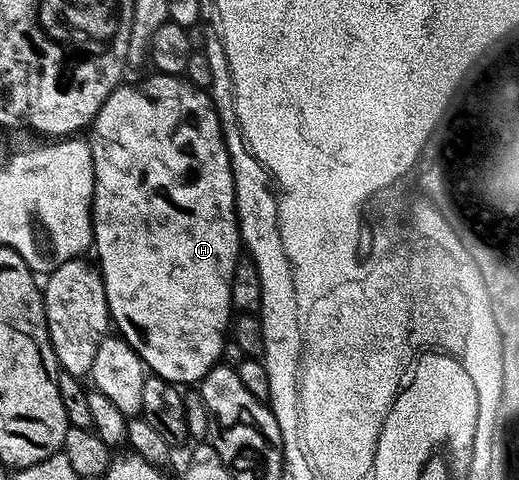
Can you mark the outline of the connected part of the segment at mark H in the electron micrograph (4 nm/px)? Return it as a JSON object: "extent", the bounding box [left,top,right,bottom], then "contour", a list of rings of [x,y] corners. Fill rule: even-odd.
{"extent":[89,74,241,386],"contour":[[[151,74],[148,80],[143,80],[140,84],[127,83],[120,83],[119,87],[114,88],[89,125],[93,164],[99,164],[99,168],[119,168],[119,196],[115,196],[115,200],[99,200],[99,208],[91,208],[91,218],[95,226],[93,252],[99,255],[97,267],[107,295],[110,323],[115,328],[119,327],[116,328],[118,335],[127,340],[129,346],[133,346],[133,350],[154,375],[165,378],[173,385],[178,385],[179,380],[188,380],[191,383],[188,385],[195,386],[206,372],[220,363],[225,337],[229,332],[229,321],[233,316],[230,282],[241,256],[241,237],[239,221],[235,214],[235,183],[231,173],[231,159],[223,141],[219,115],[210,95],[204,89],[197,87],[182,75]]]}

